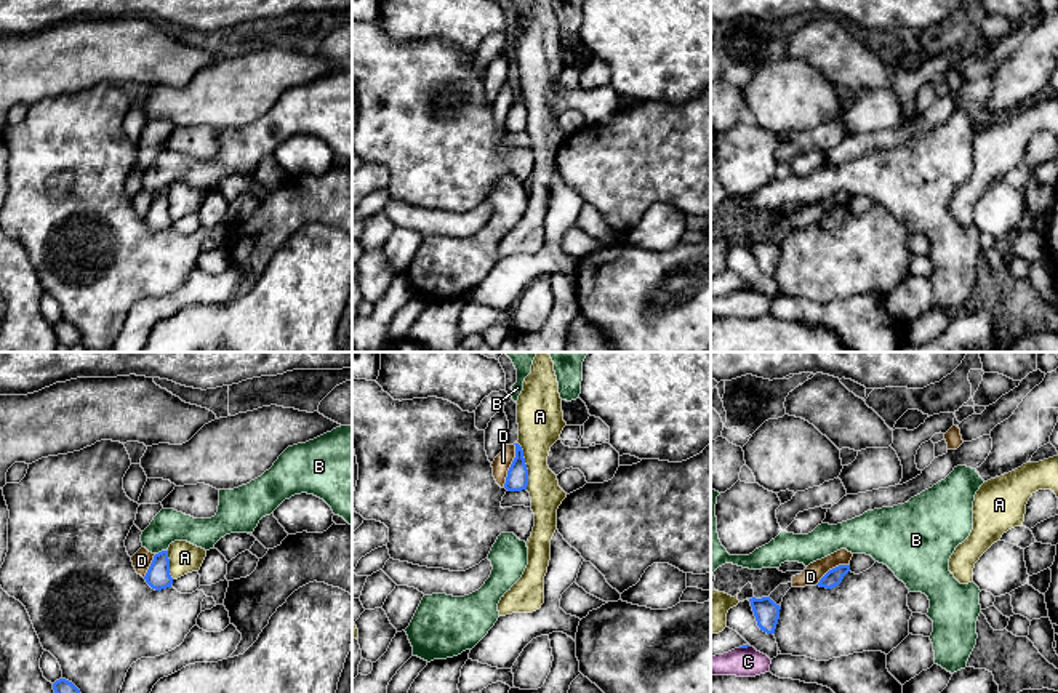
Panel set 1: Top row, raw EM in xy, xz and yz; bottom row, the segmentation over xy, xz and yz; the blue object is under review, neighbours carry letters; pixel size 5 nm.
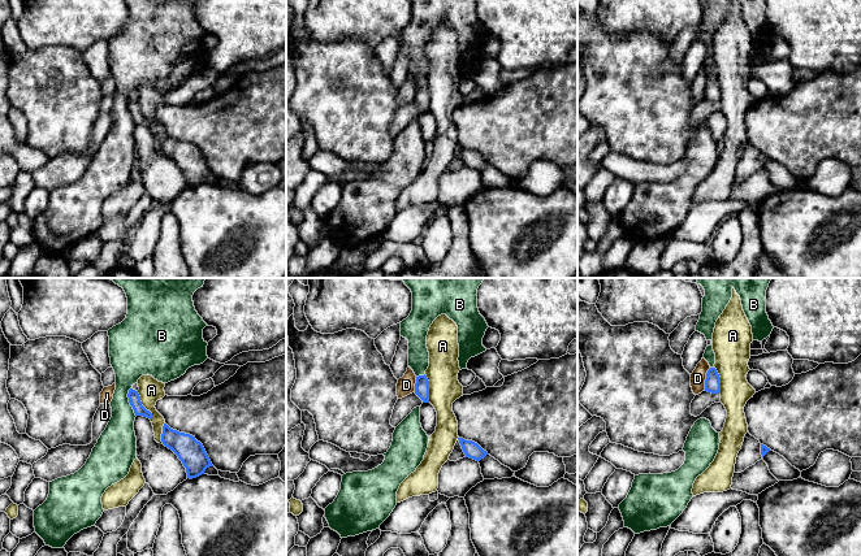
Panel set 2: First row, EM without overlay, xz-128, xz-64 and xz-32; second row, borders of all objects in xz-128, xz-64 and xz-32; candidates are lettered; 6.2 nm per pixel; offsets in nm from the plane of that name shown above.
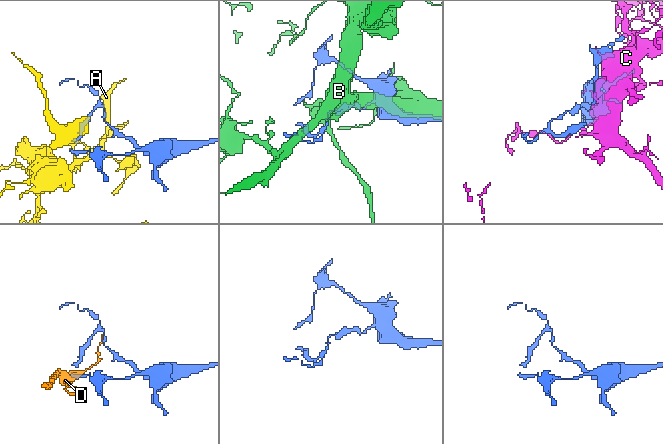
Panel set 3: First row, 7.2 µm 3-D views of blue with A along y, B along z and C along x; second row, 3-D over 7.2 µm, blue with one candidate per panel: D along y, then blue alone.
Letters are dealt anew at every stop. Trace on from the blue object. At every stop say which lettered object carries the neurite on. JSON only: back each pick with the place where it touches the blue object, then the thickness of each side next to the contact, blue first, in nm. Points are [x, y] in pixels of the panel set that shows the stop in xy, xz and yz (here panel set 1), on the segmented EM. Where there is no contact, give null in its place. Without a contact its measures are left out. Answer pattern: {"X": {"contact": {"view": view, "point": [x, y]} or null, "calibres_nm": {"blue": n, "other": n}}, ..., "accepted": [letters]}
{"accepted": []}

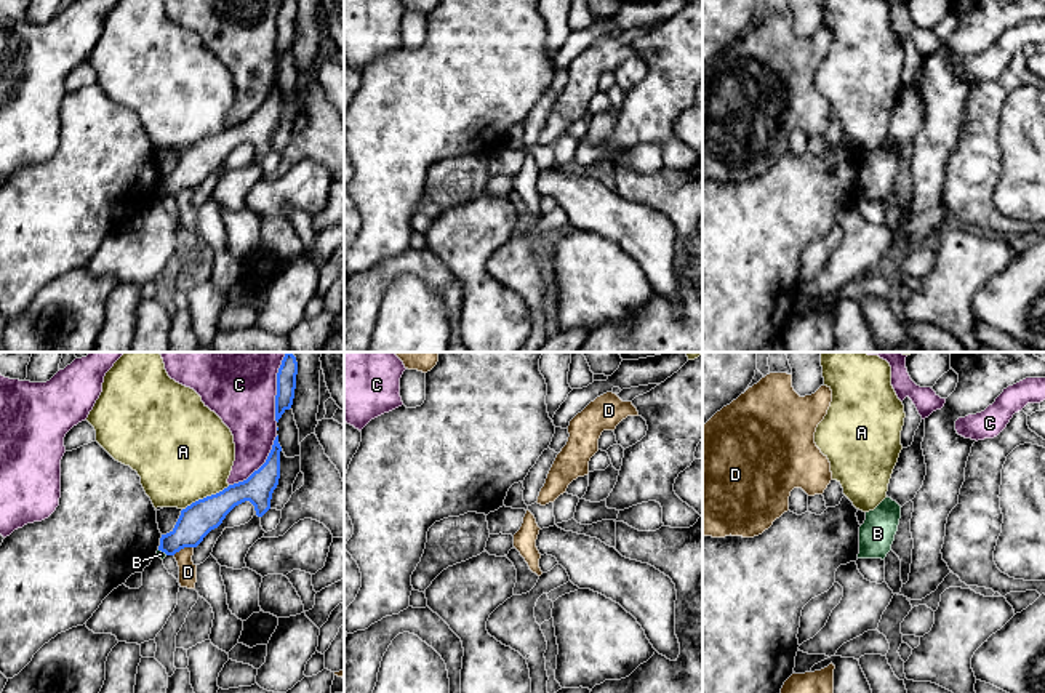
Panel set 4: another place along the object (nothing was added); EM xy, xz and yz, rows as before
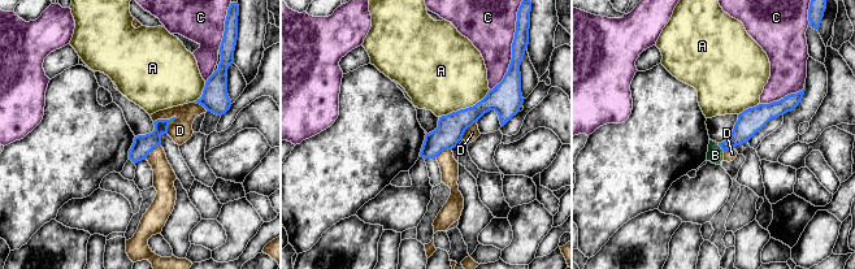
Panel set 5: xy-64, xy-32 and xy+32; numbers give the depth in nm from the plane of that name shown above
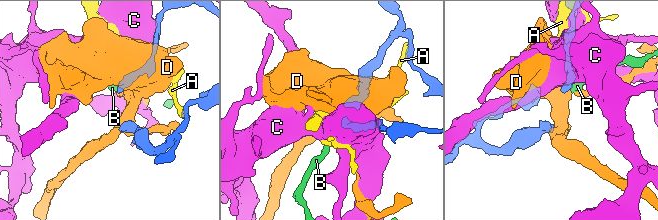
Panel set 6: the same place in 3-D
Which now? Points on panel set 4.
{"accepted": []}

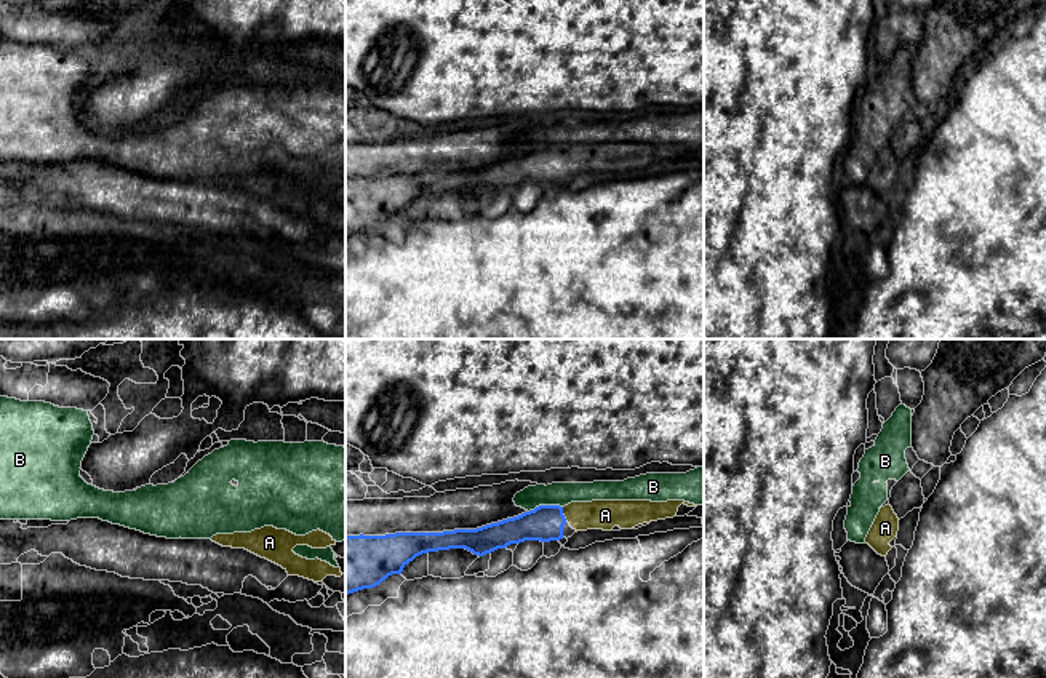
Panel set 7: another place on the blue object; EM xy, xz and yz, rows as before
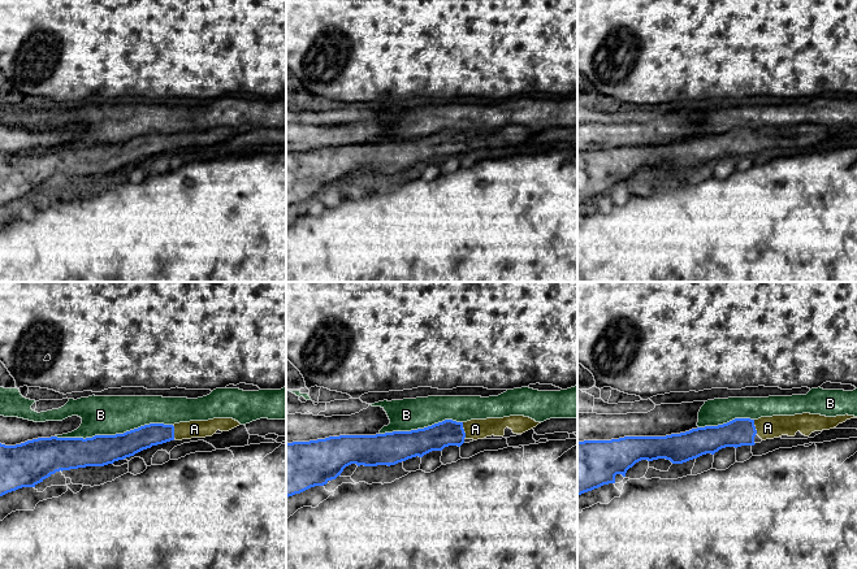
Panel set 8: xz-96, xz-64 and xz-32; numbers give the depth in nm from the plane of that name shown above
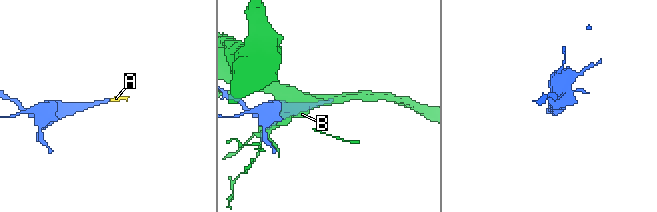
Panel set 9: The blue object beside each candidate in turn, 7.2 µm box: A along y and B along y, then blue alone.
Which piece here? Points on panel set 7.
{"A": {"contact": {"view": "xz", "point": [562, 514]}, "calibres_nm": {"blue": 180, "other": 150}}, "accepted": ["A"]}

